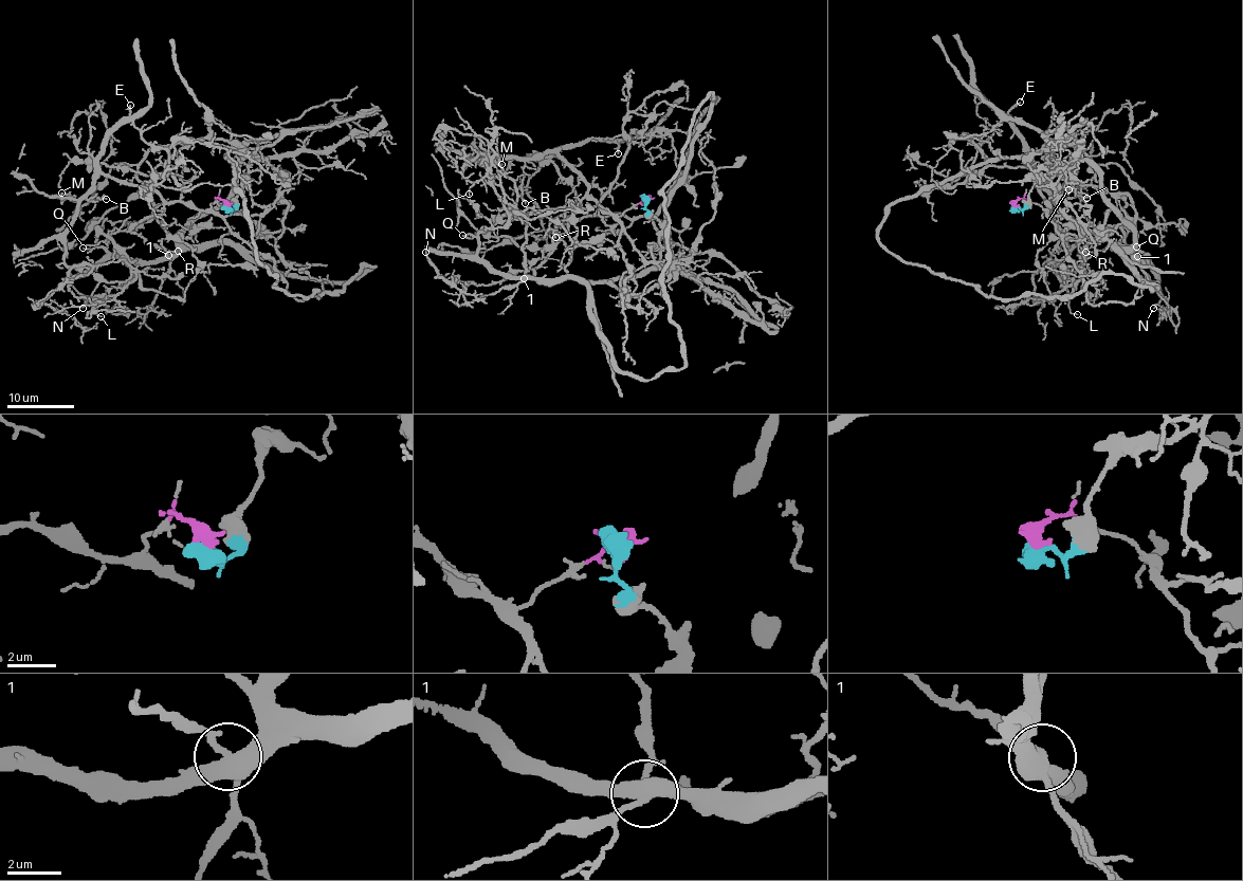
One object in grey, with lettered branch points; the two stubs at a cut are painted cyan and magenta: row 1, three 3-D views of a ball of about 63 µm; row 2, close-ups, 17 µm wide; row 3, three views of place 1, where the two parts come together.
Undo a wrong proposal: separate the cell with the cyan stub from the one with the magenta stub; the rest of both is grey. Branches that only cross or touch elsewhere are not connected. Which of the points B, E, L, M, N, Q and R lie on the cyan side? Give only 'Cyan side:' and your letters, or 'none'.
Cyan side: N, Q, R

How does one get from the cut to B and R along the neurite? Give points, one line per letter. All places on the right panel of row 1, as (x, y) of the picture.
B: (1013, 206), (1022, 198), (1049, 208), (1035, 171), (1041, 185), (1054, 196), (1088, 198)
R: (1013, 206), (1023, 209), (1033, 187), (1083, 160), (1122, 217), (1107, 236), (1066, 238), (1084, 252)

